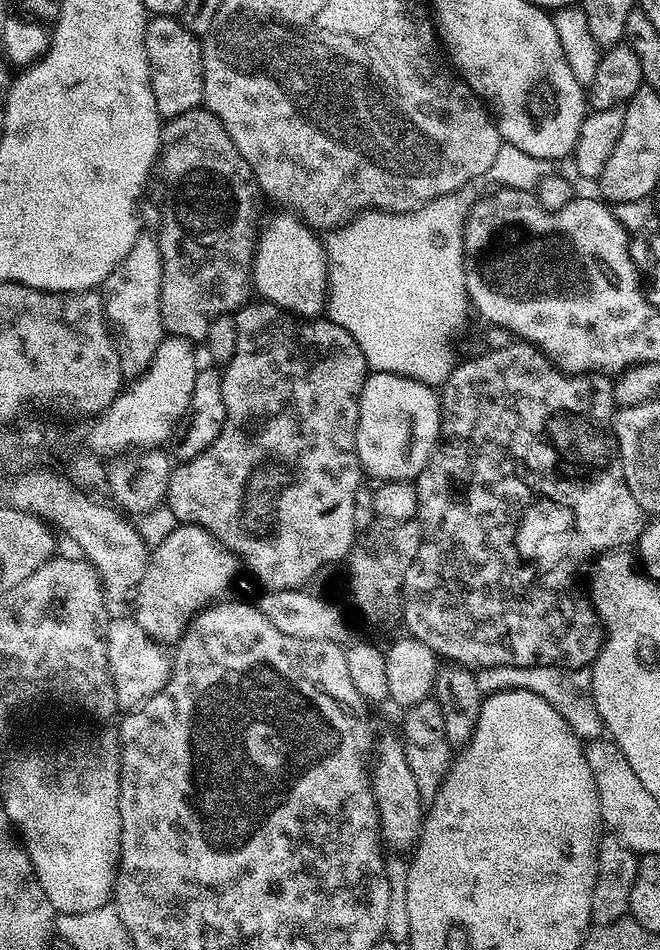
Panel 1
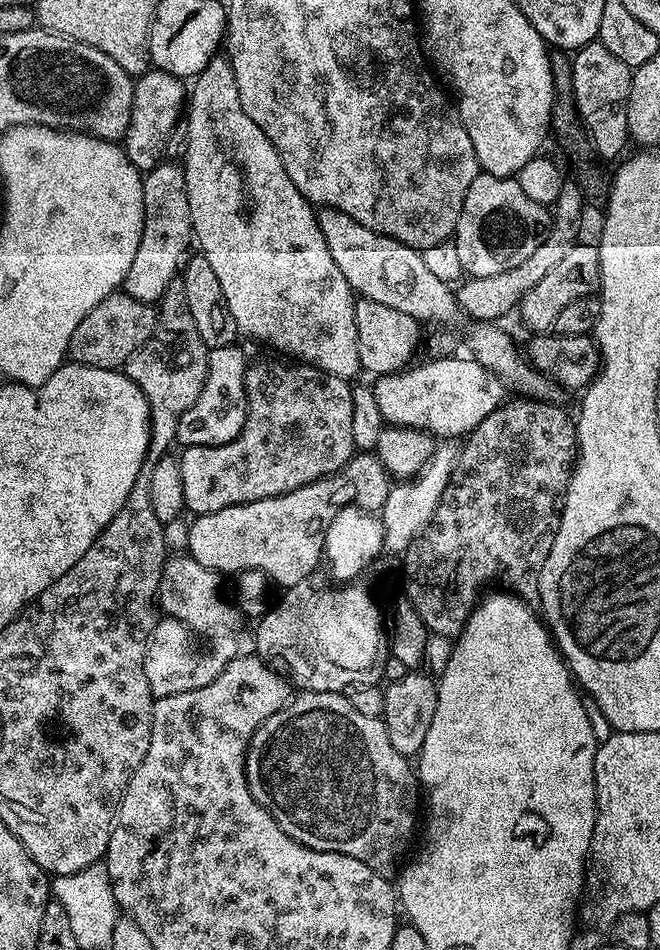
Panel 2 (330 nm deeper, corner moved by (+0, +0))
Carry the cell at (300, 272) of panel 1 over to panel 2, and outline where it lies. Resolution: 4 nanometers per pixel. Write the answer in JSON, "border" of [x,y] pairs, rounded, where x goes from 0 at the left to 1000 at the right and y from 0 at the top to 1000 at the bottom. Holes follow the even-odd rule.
{"border":[[[329,57],[323,59],[315,68],[308,72],[303,79],[295,81],[288,88],[288,100],[282,105],[282,129],[285,132],[285,153],[276,169],[279,186],[282,187],[282,208],[288,213],[288,229],[291,231],[291,246],[295,256],[303,256],[302,264],[318,276],[324,289],[330,292],[330,298],[336,301],[336,309],[342,309],[342,322],[348,322],[348,331],[355,331],[355,339],[365,351],[370,349],[382,358],[395,358],[400,362],[414,362],[424,372],[436,377],[470,383],[476,387],[485,387],[491,392],[506,394],[512,398],[532,401],[533,396],[547,395],[548,388],[542,377],[542,345],[536,339],[539,329],[539,316],[533,302],[518,293],[518,284],[506,276],[500,268],[500,262],[494,260],[494,251],[488,251],[488,242],[479,233],[479,223],[474,216],[439,192],[439,183],[433,183],[433,175],[427,175],[427,166],[421,158],[397,141],[397,137],[385,128],[379,128],[379,120],[367,116],[367,107],[361,103],[361,88],[355,86],[352,67],[344,58]]]}

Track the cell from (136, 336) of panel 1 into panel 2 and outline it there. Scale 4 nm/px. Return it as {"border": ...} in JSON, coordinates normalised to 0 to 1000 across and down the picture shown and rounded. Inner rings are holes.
{"border":[[[244,171],[215,185],[215,213],[218,214],[218,237],[215,255],[203,266],[203,277],[191,288],[186,306],[197,314],[217,320],[235,321],[248,313],[255,298],[268,294],[286,264],[285,253],[292,252],[288,213],[282,208],[282,187],[277,176],[267,171]]]}

